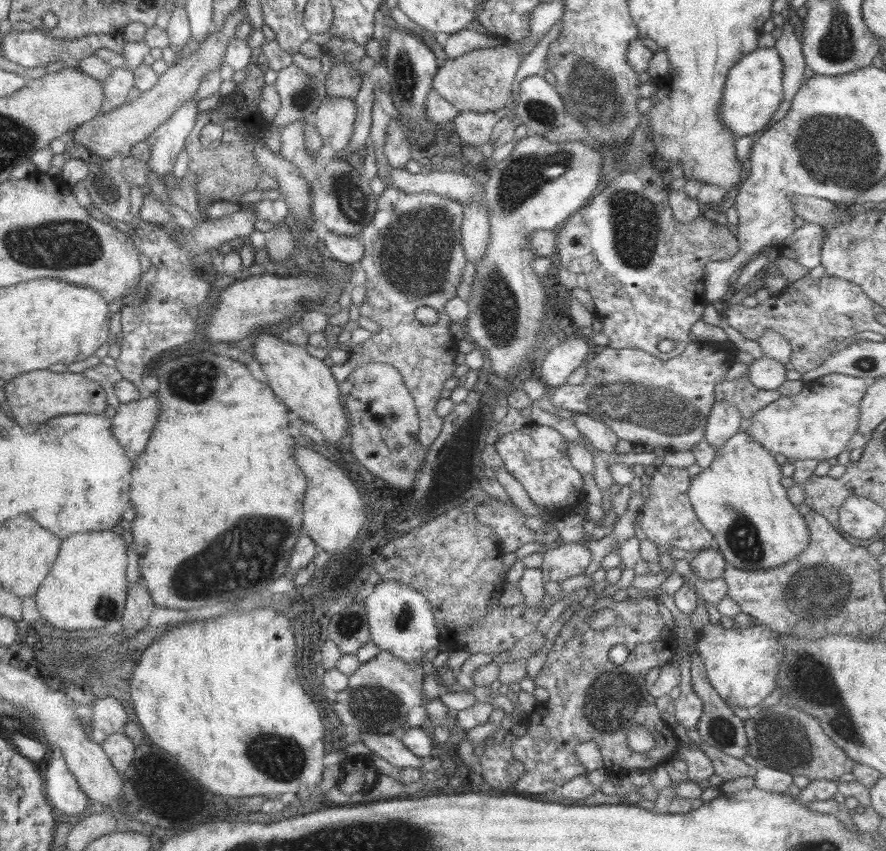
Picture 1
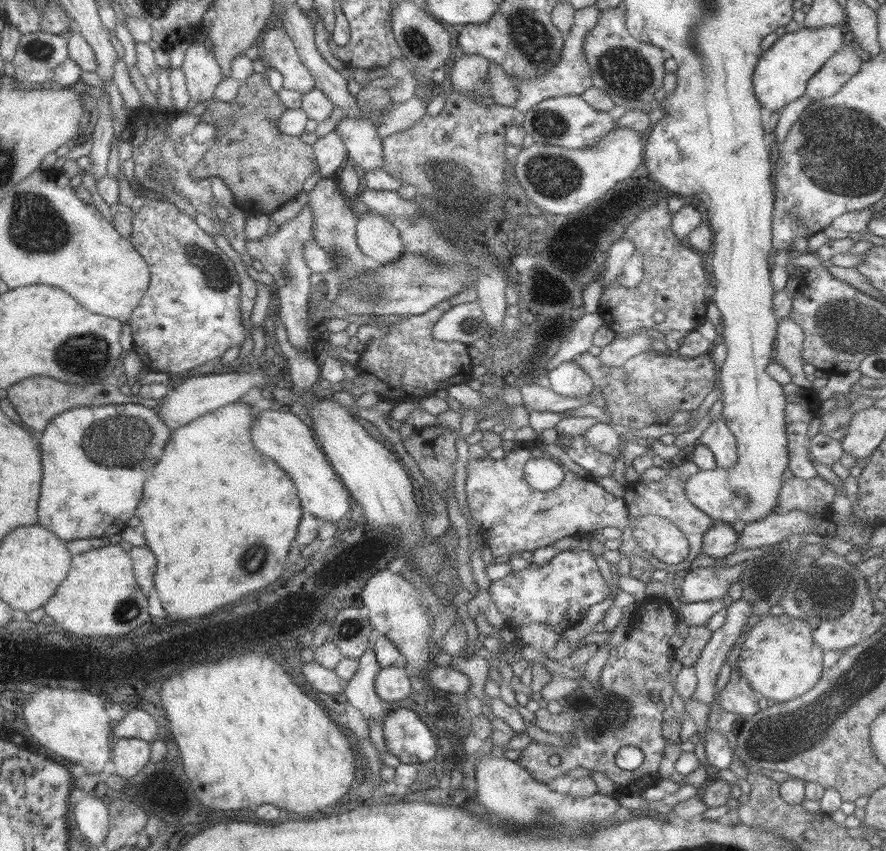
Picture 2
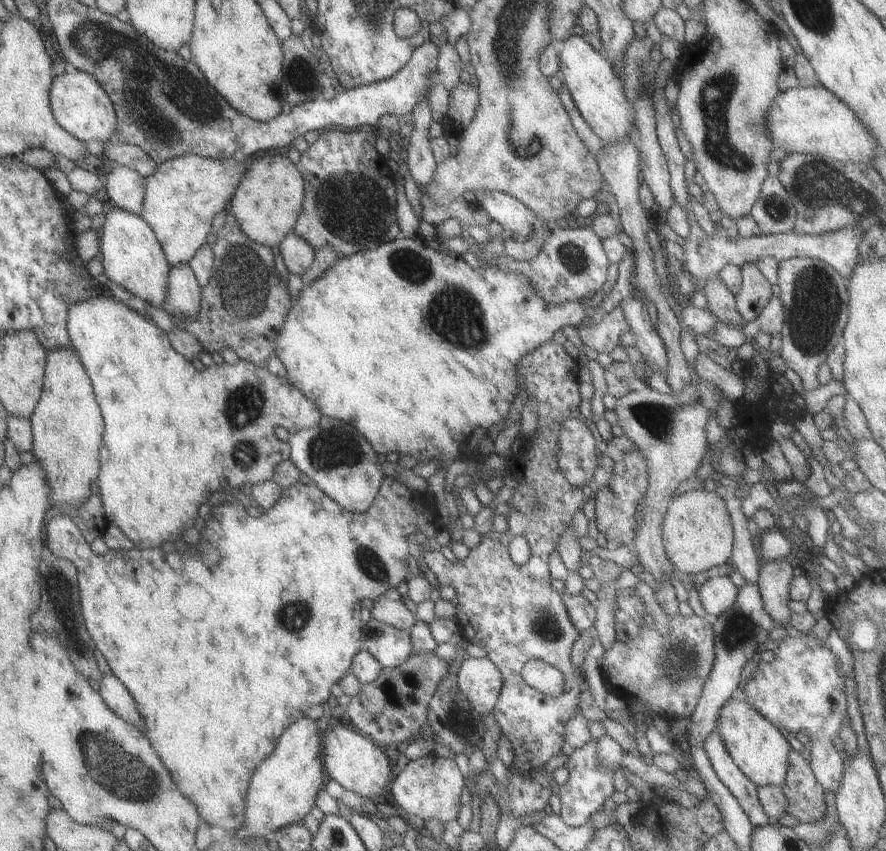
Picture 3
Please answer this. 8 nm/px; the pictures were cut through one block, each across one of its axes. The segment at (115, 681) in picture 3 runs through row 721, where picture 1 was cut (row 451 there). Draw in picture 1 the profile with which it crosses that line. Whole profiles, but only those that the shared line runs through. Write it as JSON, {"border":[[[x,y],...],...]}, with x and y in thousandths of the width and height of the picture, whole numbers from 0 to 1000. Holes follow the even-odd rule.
{"border":[[[175,459],[167,468],[149,471],[144,475],[134,475],[131,481],[131,488],[125,491],[125,508],[131,521],[140,526],[144,538],[151,541],[160,533],[168,518],[173,502],[178,498],[178,490],[181,490],[181,472],[178,472],[178,465],[176,465]]]}

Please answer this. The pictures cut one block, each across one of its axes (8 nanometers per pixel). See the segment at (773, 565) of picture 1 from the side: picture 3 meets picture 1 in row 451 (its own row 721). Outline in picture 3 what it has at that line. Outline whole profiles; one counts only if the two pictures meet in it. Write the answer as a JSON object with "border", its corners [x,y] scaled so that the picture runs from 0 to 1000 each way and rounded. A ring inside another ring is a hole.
{"border":[[[826,820],[813,832],[809,854],[823,888],[853,925],[884,922],[891,902],[889,886],[894,878],[888,865],[883,864],[858,837],[853,837],[853,832]]]}

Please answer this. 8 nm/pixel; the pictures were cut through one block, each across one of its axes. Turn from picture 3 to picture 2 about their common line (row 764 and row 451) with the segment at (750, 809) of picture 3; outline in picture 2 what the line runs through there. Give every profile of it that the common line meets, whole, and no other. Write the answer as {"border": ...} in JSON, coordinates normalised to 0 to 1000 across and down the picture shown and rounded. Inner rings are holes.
{"border":[[[814,469],[801,479],[800,501],[791,509],[788,519],[804,531],[809,549],[822,552],[831,546],[831,517],[819,501],[815,481]]]}

